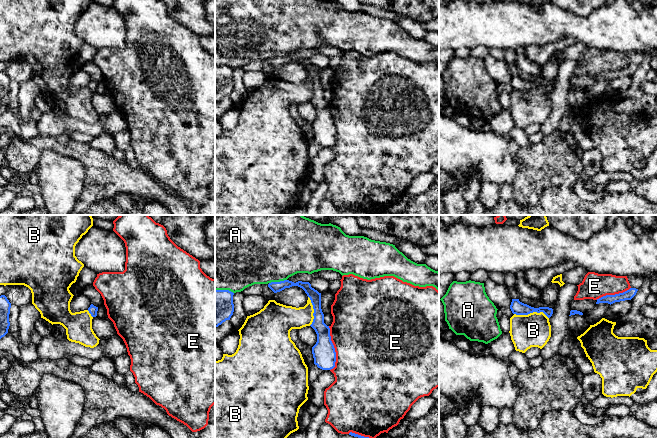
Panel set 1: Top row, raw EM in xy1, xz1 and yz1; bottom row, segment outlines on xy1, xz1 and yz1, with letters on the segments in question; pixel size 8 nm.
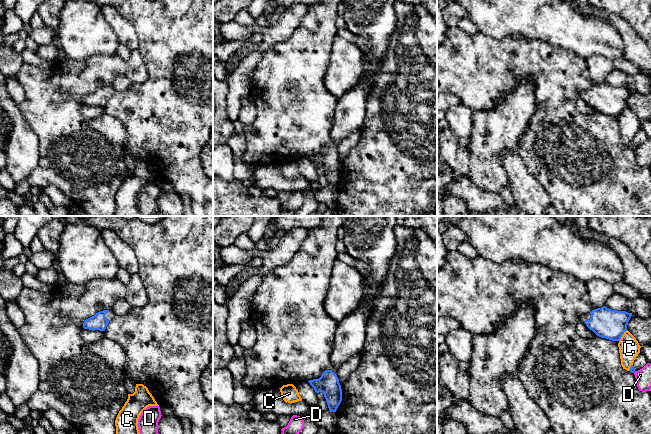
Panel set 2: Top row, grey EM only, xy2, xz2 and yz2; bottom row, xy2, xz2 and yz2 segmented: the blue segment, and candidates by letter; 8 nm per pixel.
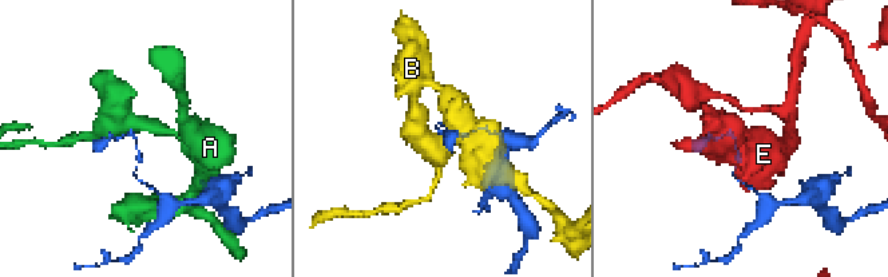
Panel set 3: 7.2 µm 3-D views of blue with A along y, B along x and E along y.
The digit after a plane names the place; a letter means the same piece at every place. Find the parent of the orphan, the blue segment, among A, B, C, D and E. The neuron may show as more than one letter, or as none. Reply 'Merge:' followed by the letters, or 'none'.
Merge: none

